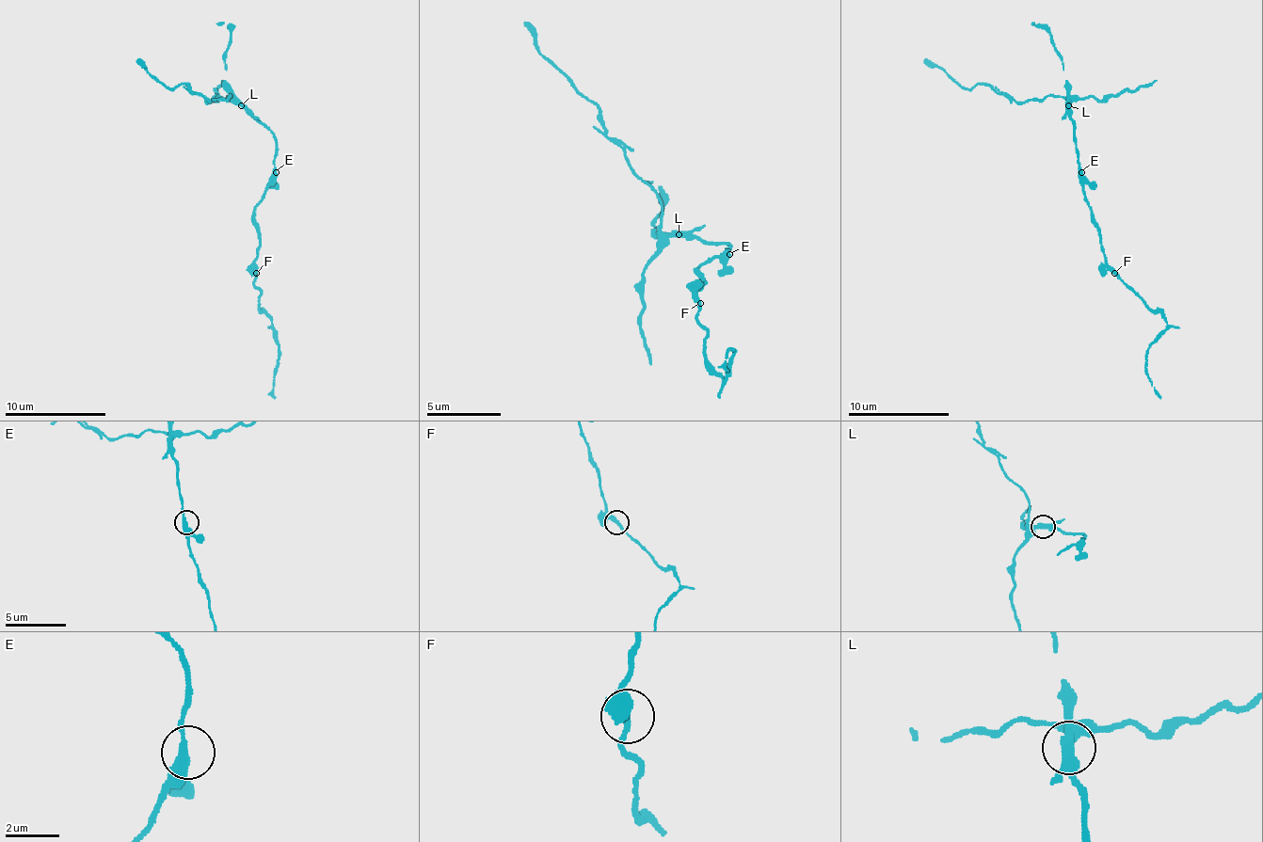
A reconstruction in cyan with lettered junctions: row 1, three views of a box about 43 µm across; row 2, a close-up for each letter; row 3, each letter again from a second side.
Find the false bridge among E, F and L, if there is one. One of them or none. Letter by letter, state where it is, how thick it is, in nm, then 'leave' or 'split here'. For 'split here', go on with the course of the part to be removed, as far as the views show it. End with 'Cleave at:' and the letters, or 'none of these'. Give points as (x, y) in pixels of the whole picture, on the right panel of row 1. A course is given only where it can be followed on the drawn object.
E: at (1081, 172); 360 nm thick; leave
F: at (1114, 273); 300 nm thick; leave
L: at (1068, 105); 320 nm thick; split here; foreign part runs (1069, 106), (1062, 96), (1014, 101), (983, 84), (963, 88), (945, 71), (925, 58)
Cleave at: L

